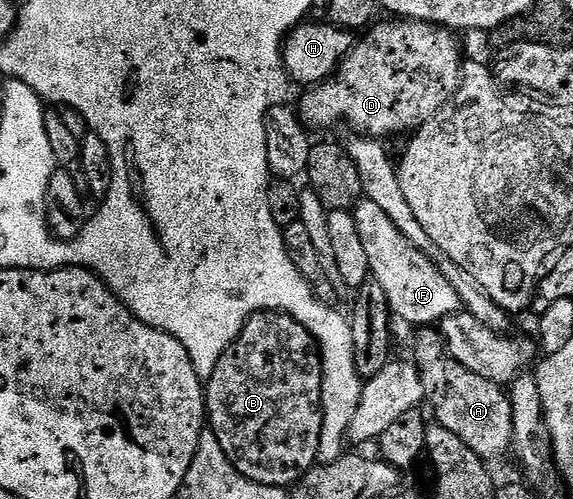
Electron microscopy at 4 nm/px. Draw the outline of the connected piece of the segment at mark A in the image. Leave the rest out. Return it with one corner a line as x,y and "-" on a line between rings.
421,329
416,332
417,340
413,343
412,362
417,365
417,372
423,381
423,393
427,407
433,410
436,422
443,429
451,429
467,449
474,451
480,459
492,461
500,455
510,454
513,447
513,410
506,388
499,383
487,381
487,377
479,377
479,373
471,373
471,369
463,369
459,361
449,355
441,332
437,329

